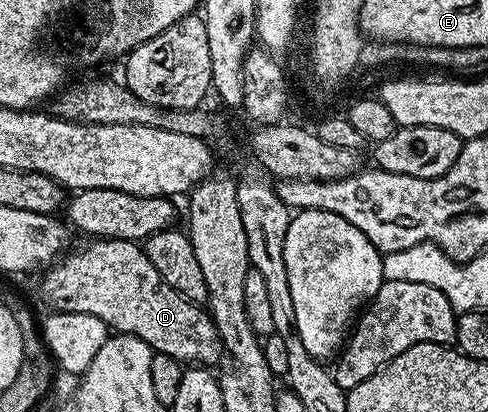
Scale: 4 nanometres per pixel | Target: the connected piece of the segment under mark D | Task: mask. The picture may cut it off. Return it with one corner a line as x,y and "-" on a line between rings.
94,238
86,243
90,244
76,249
75,252
67,251
61,259
41,273
42,296
51,304
49,307
53,311
92,314
92,318
100,318
100,322
104,322
107,329
140,338
155,352
168,354
168,358
190,366
214,366
223,359
222,342
218,339
209,311
172,290
172,286
168,286
168,282
160,278
160,270
156,270
156,266
148,262
148,254
141,243
101,238

